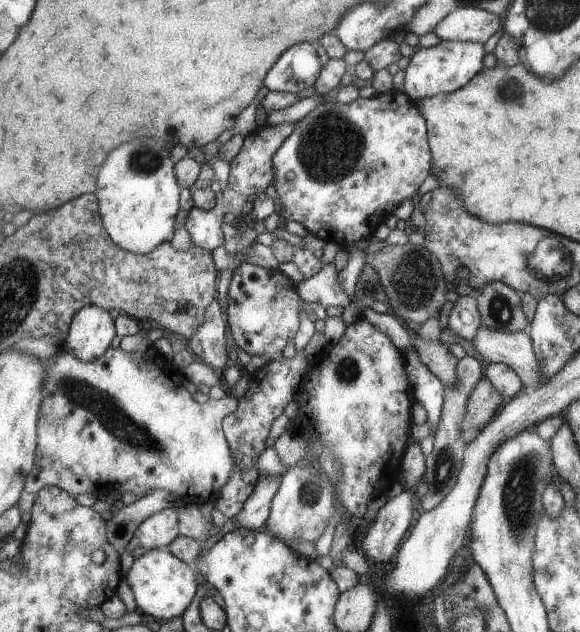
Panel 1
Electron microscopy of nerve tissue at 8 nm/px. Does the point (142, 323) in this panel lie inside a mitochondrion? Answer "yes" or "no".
no

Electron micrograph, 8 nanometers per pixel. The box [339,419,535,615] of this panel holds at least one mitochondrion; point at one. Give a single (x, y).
(445, 460)

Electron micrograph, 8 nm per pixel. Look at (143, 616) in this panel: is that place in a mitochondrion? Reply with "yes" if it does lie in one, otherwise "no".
no

